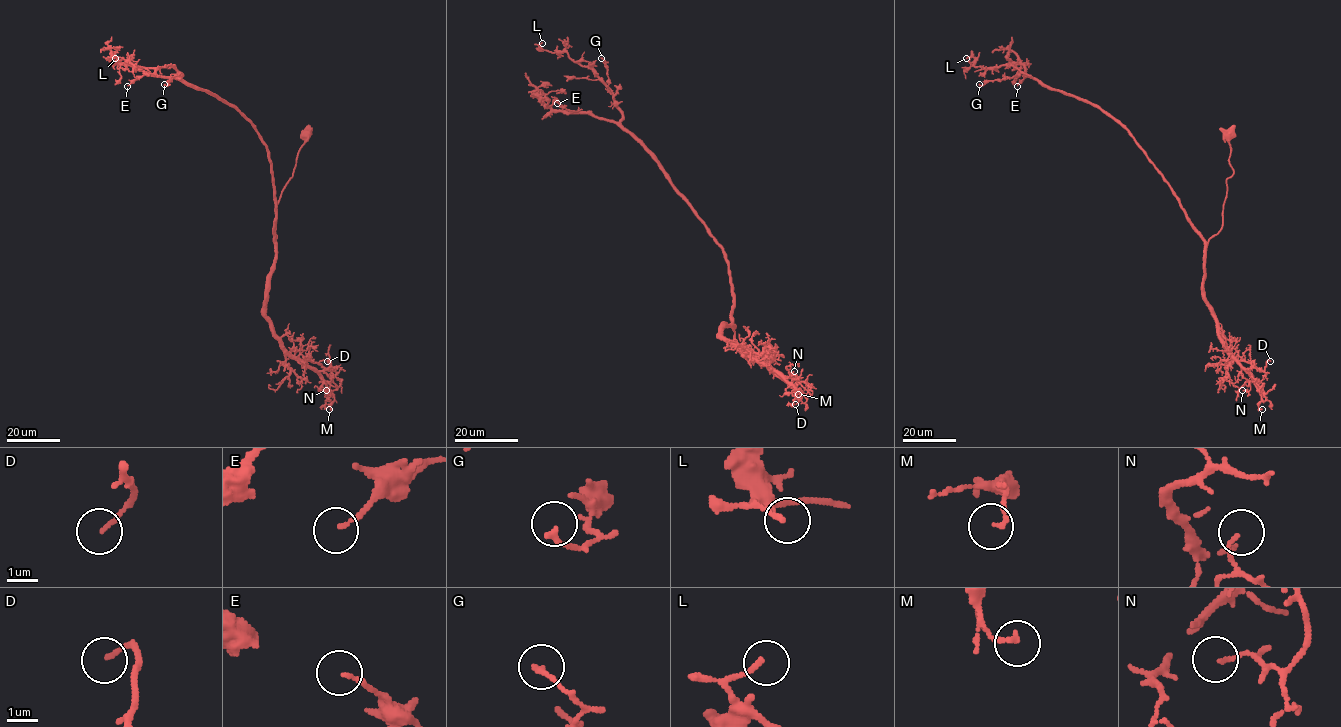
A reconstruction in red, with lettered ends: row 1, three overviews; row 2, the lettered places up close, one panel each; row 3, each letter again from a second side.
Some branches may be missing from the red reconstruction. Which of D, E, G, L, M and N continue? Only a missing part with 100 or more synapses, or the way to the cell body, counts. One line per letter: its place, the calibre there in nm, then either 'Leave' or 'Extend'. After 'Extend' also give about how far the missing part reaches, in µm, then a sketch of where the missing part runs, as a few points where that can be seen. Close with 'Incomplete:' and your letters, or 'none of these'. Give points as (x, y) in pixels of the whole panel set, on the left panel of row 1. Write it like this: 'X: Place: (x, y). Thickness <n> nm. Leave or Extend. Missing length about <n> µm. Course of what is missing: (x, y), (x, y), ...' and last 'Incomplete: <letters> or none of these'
D: Place: (327, 361). Thickness 120 nm. Leave
E: Place: (127, 86). Thickness 140 nm. Leave
G: Place: (164, 84). Thickness 170 nm. Leave
L: Place: (115, 58). Thickness 160 nm. Leave
M: Place: (329, 409). Thickness 150 nm. Leave
N: Place: (326, 390). Thickness 120 nm. Leave
Incomplete: none of these

